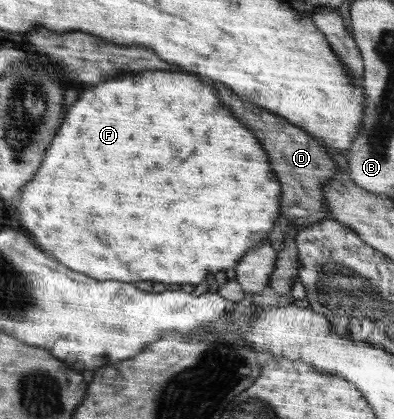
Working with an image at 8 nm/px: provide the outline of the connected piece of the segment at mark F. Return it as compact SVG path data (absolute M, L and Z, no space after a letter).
M140 71L122 79L112 79L100 83L80 95L80 99L70 107L62 127L56 133L56 141L46 149L44 163L34 179L23 187L24 195L16 205L16 219L22 229L28 227L28 237L48 255L56 257L66 267L90 275L99 280L116 280L134 283L135 281L158 281L158 283L190 283L198 285L202 280L222 270L235 267L239 259L268 240L268 231L276 225L280 216L281 185L270 171L267 153L254 137L218 99L219 95L212 85L200 81L194 75L182 71Z

